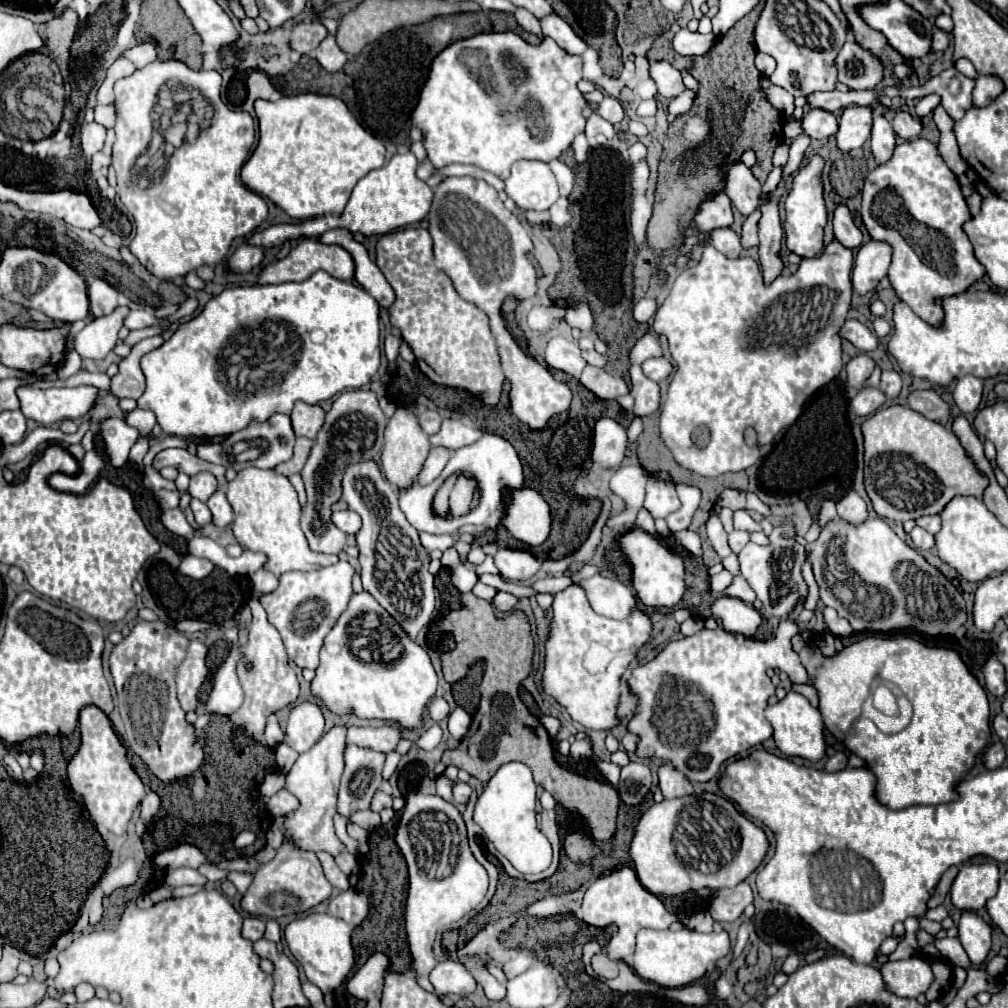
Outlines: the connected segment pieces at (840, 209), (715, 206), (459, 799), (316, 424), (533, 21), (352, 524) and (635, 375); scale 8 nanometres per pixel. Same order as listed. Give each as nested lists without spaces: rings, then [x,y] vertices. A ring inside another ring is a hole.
[[[837,205],[835,215],[833,215],[833,229],[835,229],[835,239],[847,247],[847,249],[859,249],[863,245],[863,235],[855,227],[849,209],[845,205]]]
[[[717,193],[711,201],[705,201],[703,209],[695,215],[695,227],[699,229],[701,237],[717,227],[731,227],[731,223],[733,223],[733,209],[725,193]]]
[[[457,781],[457,783],[453,785],[453,799],[455,799],[455,803],[459,803],[459,805],[467,805],[469,797],[471,797],[471,787],[469,787],[467,783]]]
[[[299,401],[299,403],[295,403],[295,407],[291,411],[291,425],[293,425],[295,435],[315,439],[323,421],[325,421],[325,411],[319,405],[307,405],[307,403]]]
[[[517,9],[517,11],[515,11],[515,19],[517,19],[517,23],[519,23],[525,31],[529,31],[529,33],[537,35],[539,39],[543,39],[543,31],[541,31],[539,19],[537,19],[533,13],[529,13],[527,9]]]
[[[335,511],[331,519],[335,521],[335,525],[341,531],[345,531],[349,535],[355,535],[361,529],[361,517],[355,511]]]
[[[631,365],[629,373],[633,381],[631,395],[635,397],[635,413],[641,417],[655,413],[659,409],[659,399],[661,399],[659,385],[643,375],[641,365]]]

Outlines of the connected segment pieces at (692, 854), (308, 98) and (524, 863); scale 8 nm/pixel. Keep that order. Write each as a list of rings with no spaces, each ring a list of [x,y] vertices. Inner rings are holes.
[[[701,793],[701,795],[685,795],[685,797],[677,797],[677,799],[663,799],[661,803],[653,803],[639,819],[637,827],[635,827],[635,835],[631,841],[631,859],[635,863],[635,873],[637,879],[643,883],[645,889],[649,889],[655,895],[683,895],[687,891],[697,891],[703,887],[711,887],[711,889],[723,889],[723,887],[735,887],[737,883],[745,881],[763,861],[763,857],[767,855],[769,849],[769,841],[767,835],[761,827],[757,827],[753,821],[749,821],[745,815],[741,815],[725,797],[715,795],[715,793]]]
[[[303,93],[295,97],[281,97],[279,101],[255,103],[255,113],[259,119],[259,145],[241,169],[243,183],[259,193],[261,197],[271,199],[293,219],[313,219],[319,215],[339,217],[345,209],[345,203],[351,197],[355,183],[365,177],[369,171],[383,167],[385,163],[385,145],[371,133],[367,133],[357,119],[349,113],[347,105],[337,97]]]
[[[505,763],[491,777],[477,799],[473,819],[485,831],[489,841],[511,861],[521,873],[541,873],[551,865],[551,843],[537,829],[537,785],[531,769],[523,763]]]

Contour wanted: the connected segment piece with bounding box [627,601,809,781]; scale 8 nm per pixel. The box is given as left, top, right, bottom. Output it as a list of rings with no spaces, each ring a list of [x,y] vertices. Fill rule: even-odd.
[[[799,601],[795,611],[789,615],[787,621],[779,625],[775,637],[769,641],[757,641],[743,635],[735,637],[723,627],[717,627],[715,631],[701,629],[693,637],[669,643],[653,661],[633,669],[627,683],[631,691],[639,695],[639,707],[635,717],[627,723],[627,729],[641,737],[637,755],[671,761],[691,781],[711,781],[727,759],[769,739],[773,735],[773,729],[771,723],[765,721],[763,711],[767,707],[769,697],[775,695],[775,685],[767,677],[767,669],[785,671],[793,683],[809,681],[807,669],[801,665],[799,655],[791,649],[791,639],[793,635],[797,635],[797,625],[791,623],[791,619],[797,617],[801,609],[803,601]]]

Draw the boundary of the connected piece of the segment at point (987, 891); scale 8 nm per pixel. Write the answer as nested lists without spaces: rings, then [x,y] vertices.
[[[997,863],[963,865],[951,887],[951,901],[959,909],[977,911],[983,909],[987,899],[995,897],[999,883]]]

